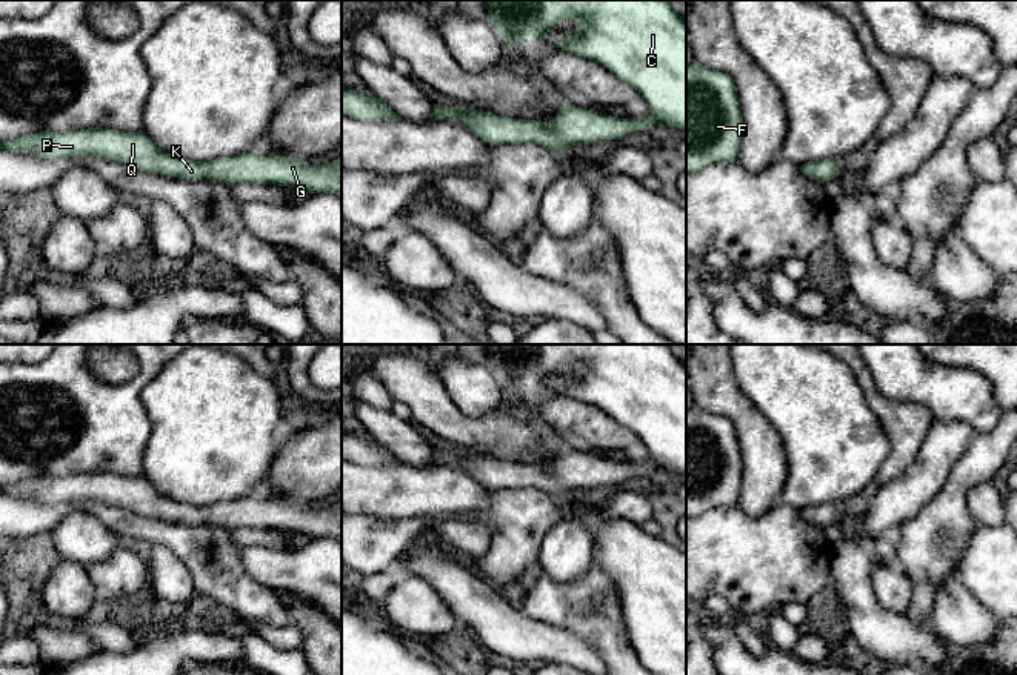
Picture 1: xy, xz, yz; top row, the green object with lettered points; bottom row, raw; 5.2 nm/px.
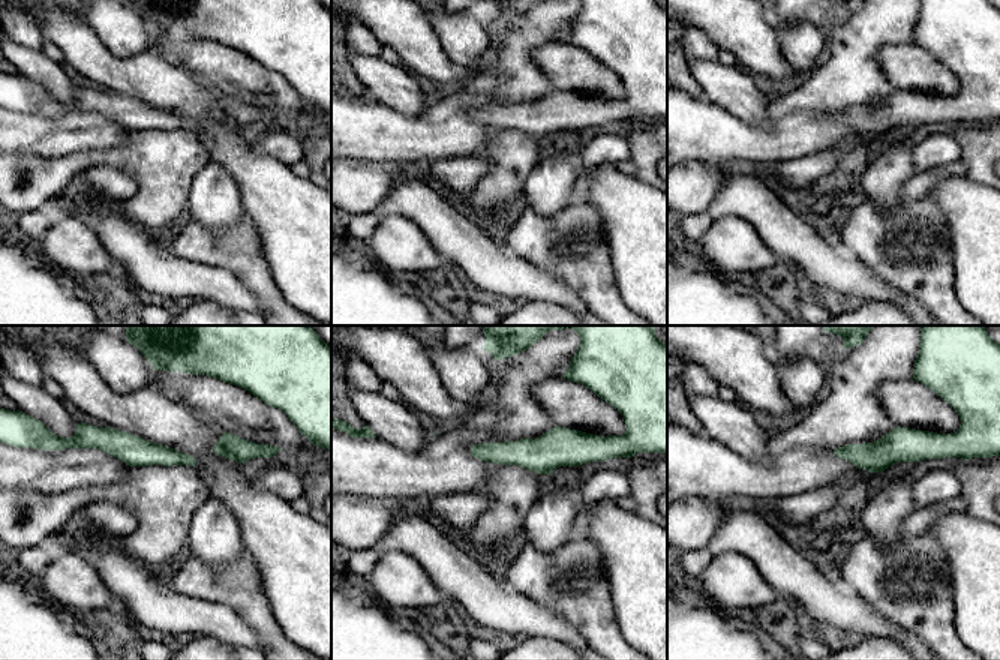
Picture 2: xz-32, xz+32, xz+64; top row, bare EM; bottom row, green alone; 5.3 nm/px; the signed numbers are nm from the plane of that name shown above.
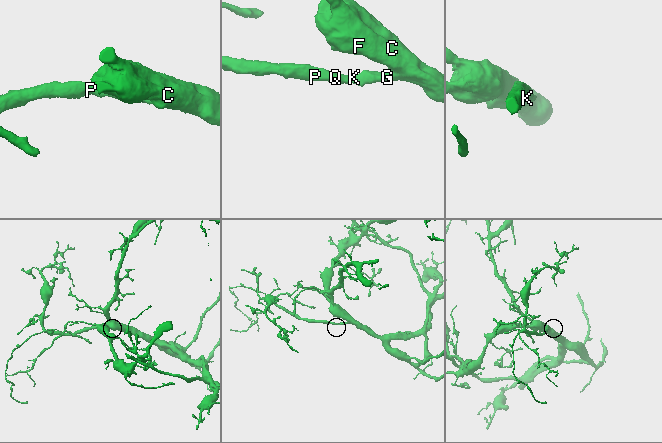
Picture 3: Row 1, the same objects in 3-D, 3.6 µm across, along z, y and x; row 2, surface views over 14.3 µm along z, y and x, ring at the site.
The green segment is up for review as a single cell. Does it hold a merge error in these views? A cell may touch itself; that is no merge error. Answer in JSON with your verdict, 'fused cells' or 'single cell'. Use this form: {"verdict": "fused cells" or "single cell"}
{"verdict": "single cell"}

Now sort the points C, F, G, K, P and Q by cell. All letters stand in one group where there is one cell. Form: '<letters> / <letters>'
C F G K P Q

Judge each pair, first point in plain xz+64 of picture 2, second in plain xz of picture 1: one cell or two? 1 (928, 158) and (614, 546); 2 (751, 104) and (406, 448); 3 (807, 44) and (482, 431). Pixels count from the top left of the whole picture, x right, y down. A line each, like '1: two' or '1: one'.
1: two
2: one
3: two

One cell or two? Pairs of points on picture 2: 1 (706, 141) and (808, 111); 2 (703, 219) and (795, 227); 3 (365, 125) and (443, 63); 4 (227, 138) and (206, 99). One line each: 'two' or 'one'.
1: one
2: two
3: two
4: one

